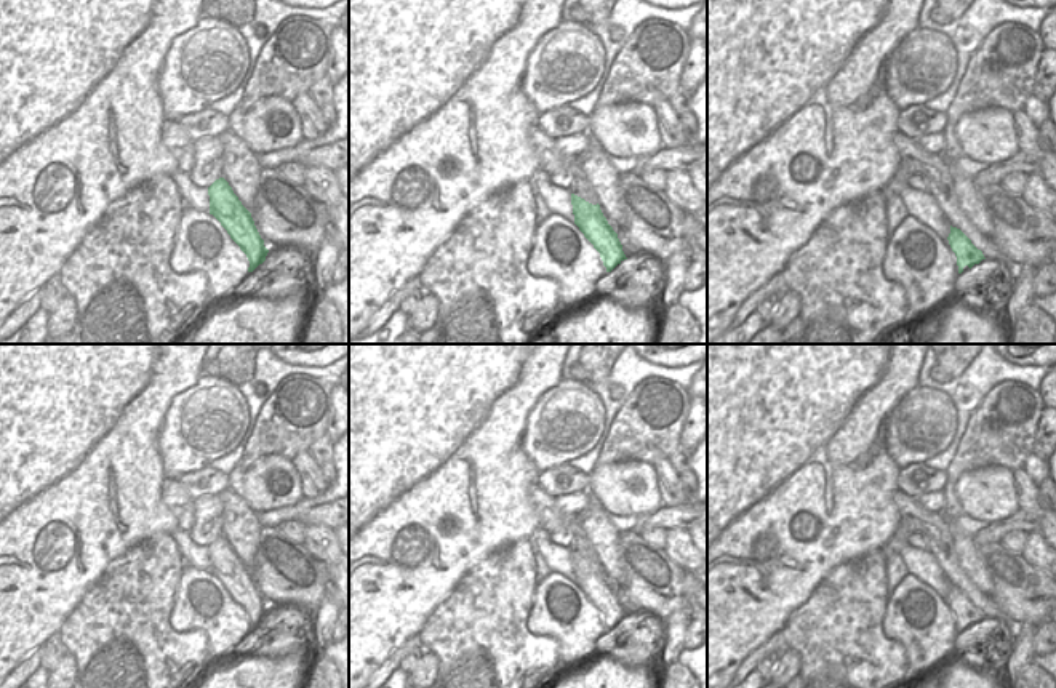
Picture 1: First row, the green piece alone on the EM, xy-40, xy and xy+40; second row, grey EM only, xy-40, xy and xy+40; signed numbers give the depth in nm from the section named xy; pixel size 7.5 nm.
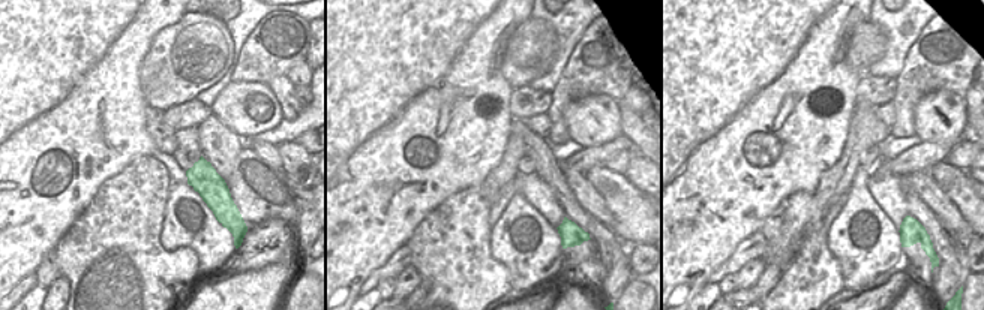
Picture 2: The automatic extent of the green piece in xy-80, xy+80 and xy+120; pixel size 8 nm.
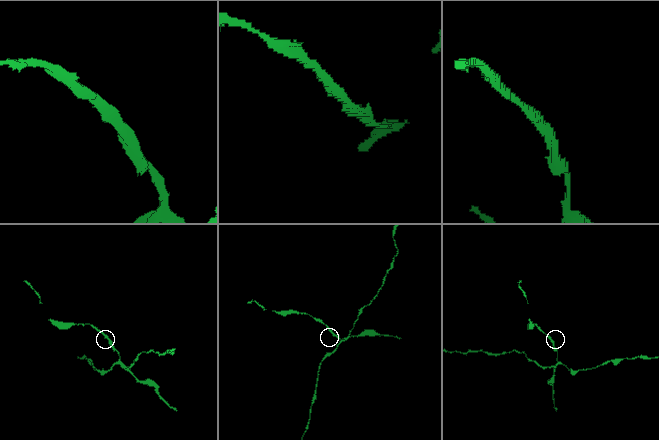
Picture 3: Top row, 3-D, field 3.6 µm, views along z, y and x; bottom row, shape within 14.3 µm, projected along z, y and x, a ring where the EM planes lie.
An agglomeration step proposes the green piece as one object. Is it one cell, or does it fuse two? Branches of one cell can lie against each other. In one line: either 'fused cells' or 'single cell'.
fused cells

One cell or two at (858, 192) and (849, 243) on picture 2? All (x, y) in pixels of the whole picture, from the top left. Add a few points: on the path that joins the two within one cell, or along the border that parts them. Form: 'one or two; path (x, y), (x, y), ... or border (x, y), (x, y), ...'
one; path (858, 204), (858, 210), (849, 219), (846, 231)

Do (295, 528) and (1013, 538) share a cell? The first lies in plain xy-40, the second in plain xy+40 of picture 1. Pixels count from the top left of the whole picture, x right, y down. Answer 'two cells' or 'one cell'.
one cell

